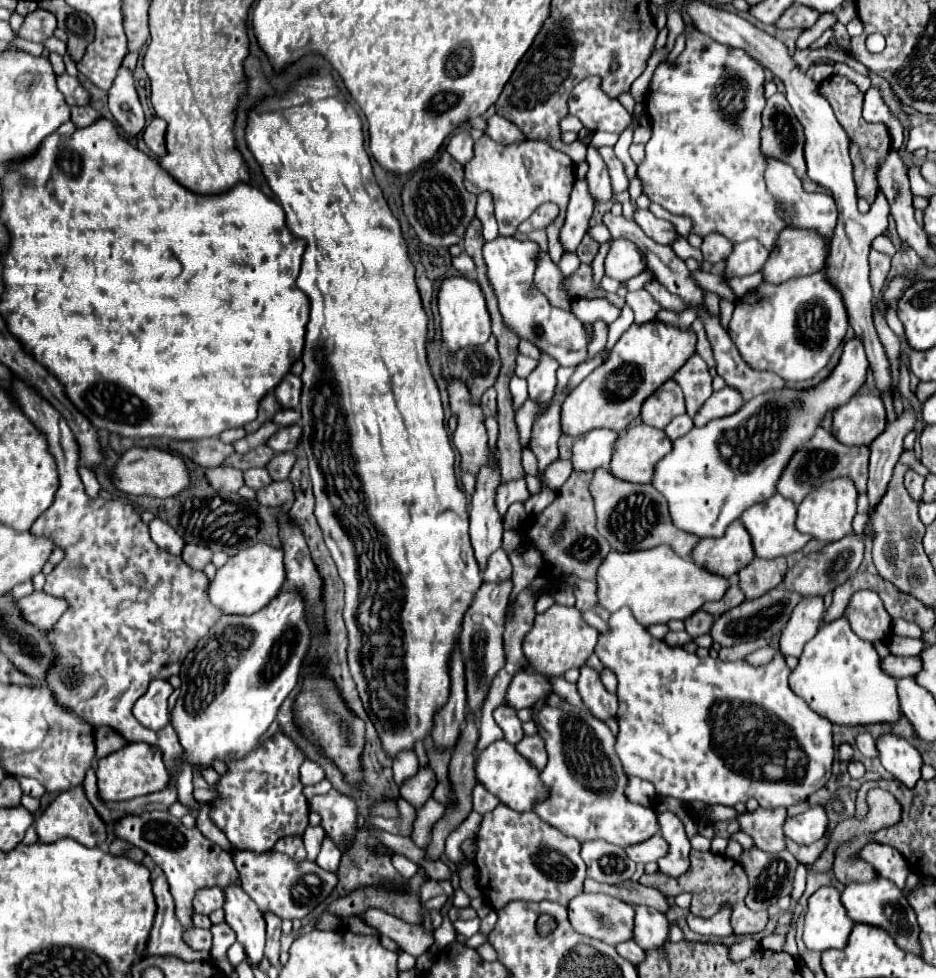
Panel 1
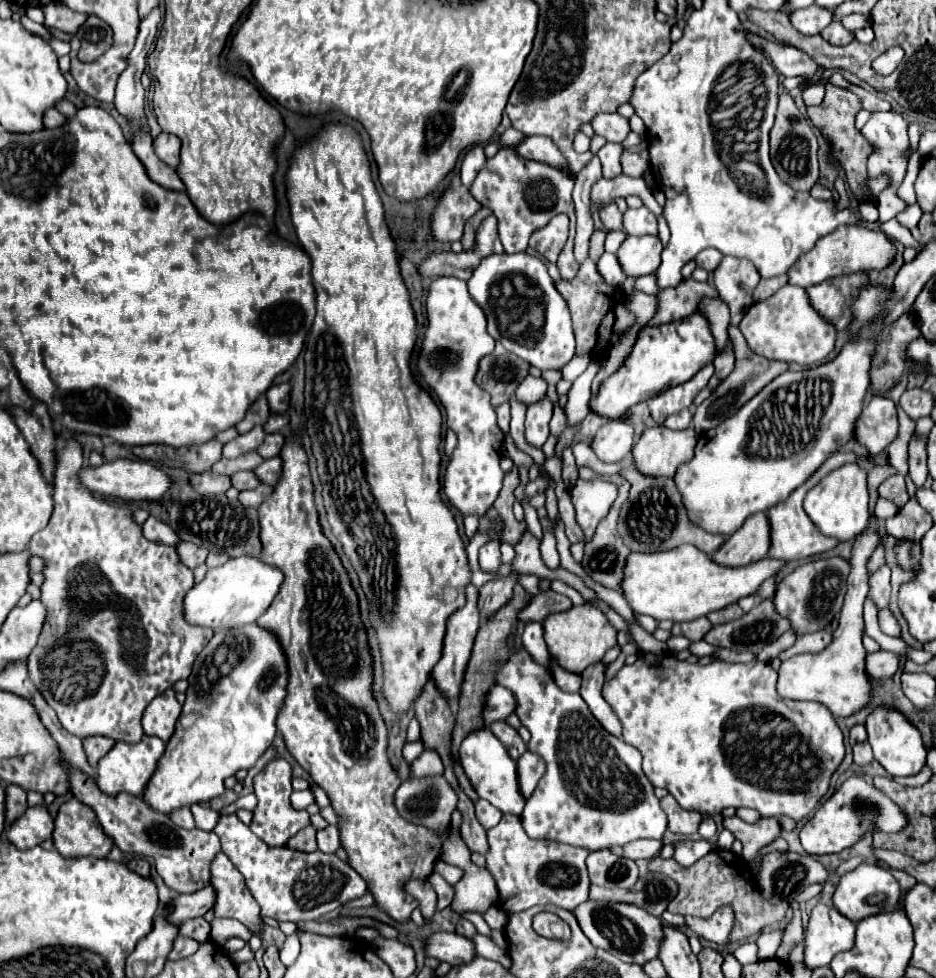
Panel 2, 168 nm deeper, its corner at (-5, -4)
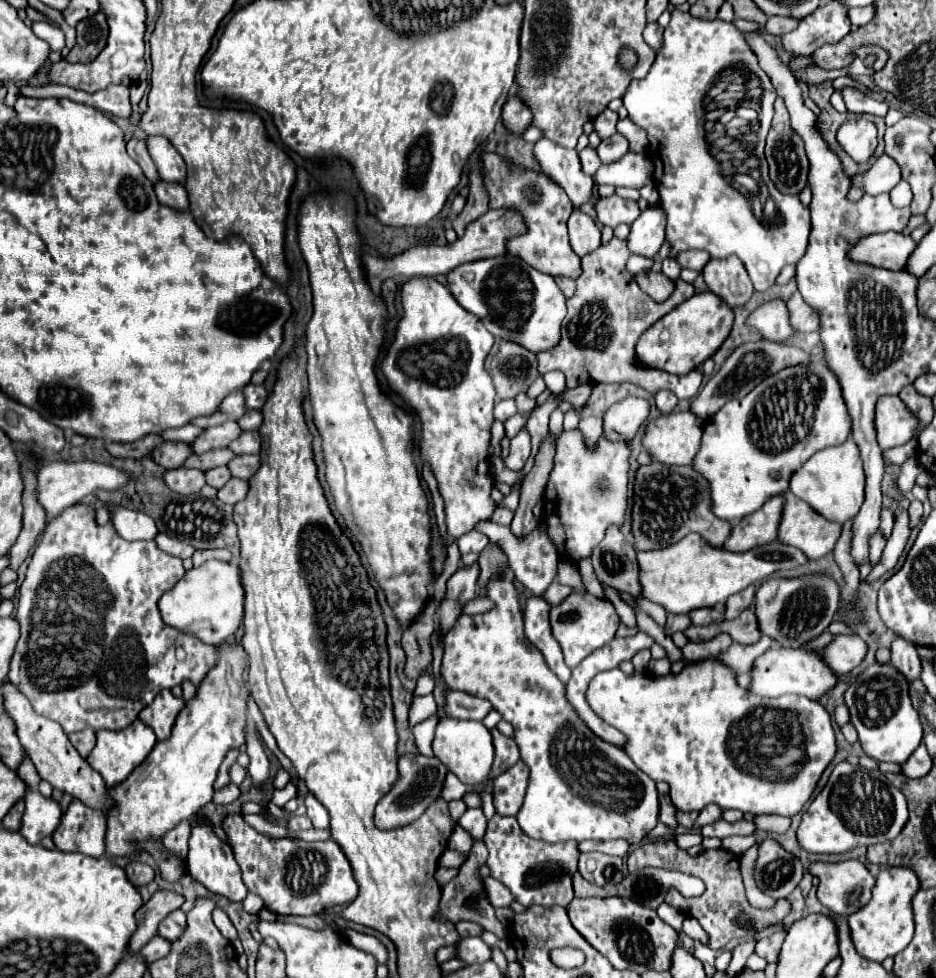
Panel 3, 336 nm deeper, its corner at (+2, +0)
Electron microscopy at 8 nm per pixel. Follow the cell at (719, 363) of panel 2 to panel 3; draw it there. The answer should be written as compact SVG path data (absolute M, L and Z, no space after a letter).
M737 256L709 260L703 268L703 276L707 288L721 296L721 300L731 308L747 304L753 296L753 284Z

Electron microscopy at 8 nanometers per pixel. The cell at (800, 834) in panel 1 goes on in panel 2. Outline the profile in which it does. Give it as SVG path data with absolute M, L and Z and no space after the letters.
M860 774L850 776L842 786L816 810L816 814L800 830L800 842L808 854L838 854L852 844L856 844L864 834L884 832L896 834L908 826L906 816L900 818L898 804L892 802L882 790L878 790L870 780Z

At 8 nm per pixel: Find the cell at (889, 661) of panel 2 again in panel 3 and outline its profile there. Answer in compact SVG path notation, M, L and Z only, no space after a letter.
M837 634L835 640L821 650L821 654L827 658L825 662L837 672L847 674L853 668L857 668L865 656L867 656L867 644L859 636L843 636Z

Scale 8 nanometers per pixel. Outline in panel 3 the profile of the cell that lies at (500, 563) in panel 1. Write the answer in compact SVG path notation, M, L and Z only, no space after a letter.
M473 530L473 532L467 532L465 536L461 536L457 542L459 542L459 550L463 554L467 554L467 552L477 552L479 554L489 544L489 538L485 534Z

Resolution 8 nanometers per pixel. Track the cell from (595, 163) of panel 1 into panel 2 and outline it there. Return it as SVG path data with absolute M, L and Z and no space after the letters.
M608 142L606 146L600 148L598 158L602 162L602 170L604 170L604 178L614 178L618 174L622 174L622 166L620 166L620 156L624 152L628 152L630 148L624 148L622 144L614 144Z

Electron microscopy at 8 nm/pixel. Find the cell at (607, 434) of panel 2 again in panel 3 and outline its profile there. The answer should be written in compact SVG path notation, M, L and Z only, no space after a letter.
M625 398L613 404L603 416L603 436L613 442L629 442L647 420L649 402L643 398Z

